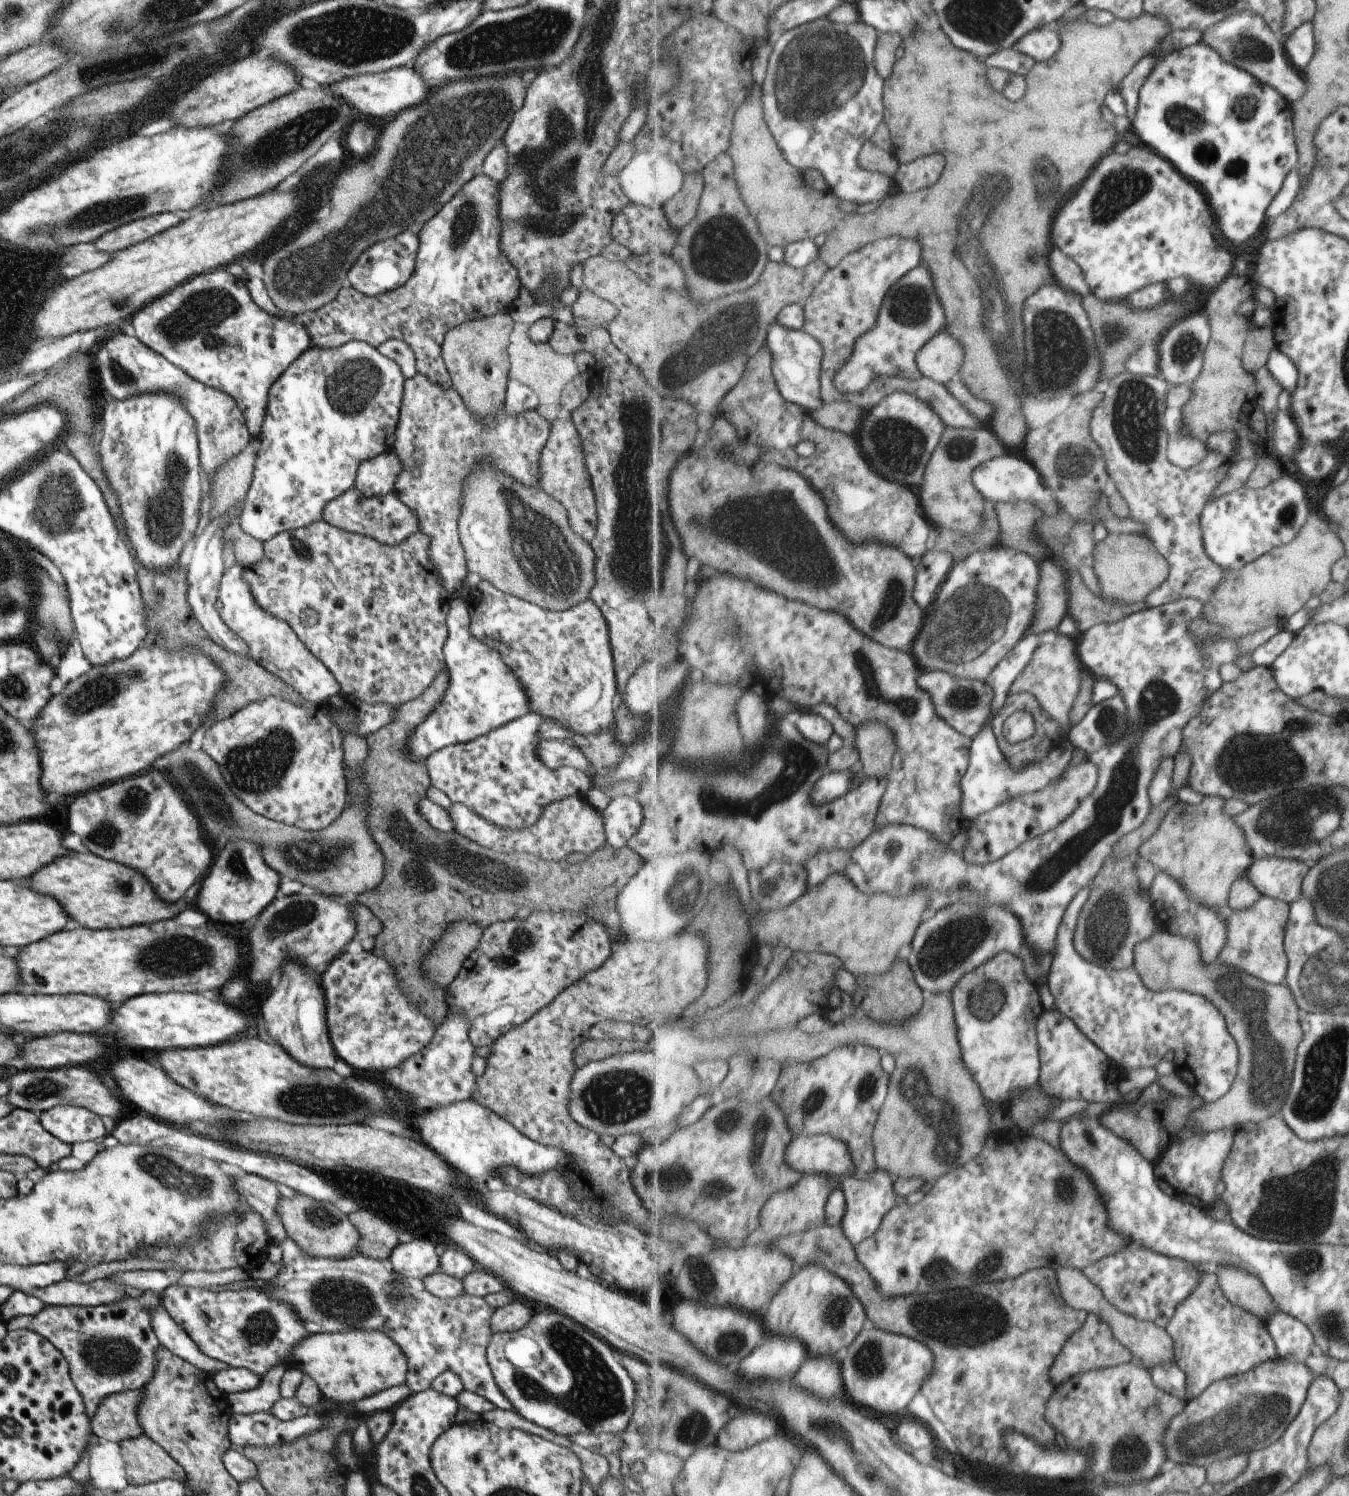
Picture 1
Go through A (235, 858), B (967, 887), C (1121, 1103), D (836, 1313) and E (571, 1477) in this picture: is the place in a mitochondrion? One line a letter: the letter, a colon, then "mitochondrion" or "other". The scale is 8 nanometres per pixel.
A: mitochondrion
B: mitochondrion
C: other
D: mitochondrion
E: other

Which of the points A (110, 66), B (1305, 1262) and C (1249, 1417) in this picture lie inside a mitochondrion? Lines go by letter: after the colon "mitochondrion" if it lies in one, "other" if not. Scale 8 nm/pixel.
A: mitochondrion
B: mitochondrion
C: mitochondrion

